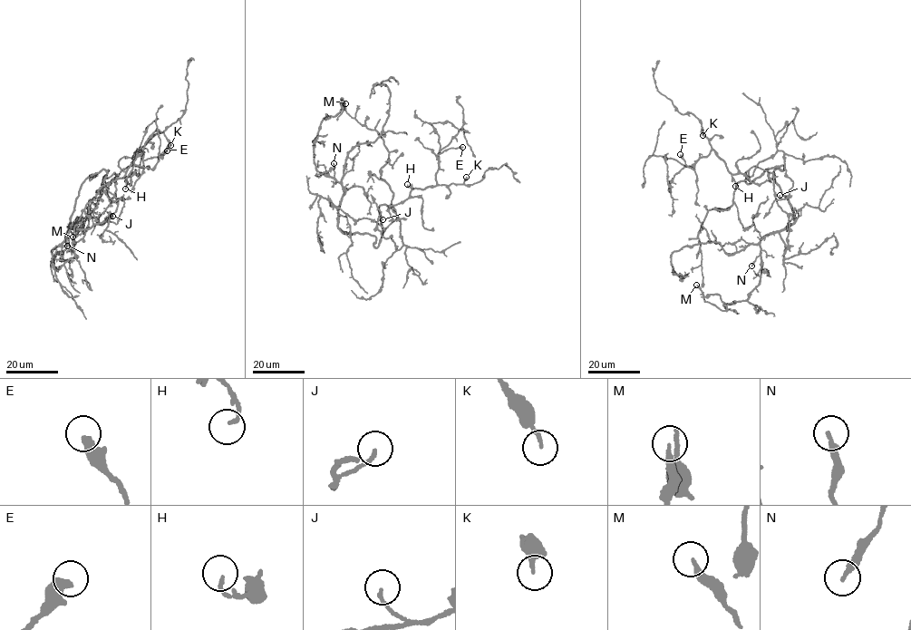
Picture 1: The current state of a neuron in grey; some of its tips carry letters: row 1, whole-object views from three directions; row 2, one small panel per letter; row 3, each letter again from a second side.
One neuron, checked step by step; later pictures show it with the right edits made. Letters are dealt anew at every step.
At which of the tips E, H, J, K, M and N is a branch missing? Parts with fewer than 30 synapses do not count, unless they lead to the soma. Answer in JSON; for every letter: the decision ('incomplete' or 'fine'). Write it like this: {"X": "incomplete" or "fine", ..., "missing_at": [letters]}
{"E": "fine", "H": "fine", "J": "fine", "K": "fine", "M": "fine", "N": "fine", "missing_at": []}

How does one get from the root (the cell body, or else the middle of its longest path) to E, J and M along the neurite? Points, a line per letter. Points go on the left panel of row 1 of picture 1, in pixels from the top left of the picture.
E: (88, 178), (103, 169), (104, 181), (115, 181), (124, 178), (140, 149), (143, 160), (167, 150)
J: (88, 178), (103, 169), (106, 178), (119, 174), (114, 179), (118, 206), (108, 219), (112, 216)
M: (88, 178), (76, 201), (68, 237), (52, 250), (54, 269), (77, 256), (72, 237)

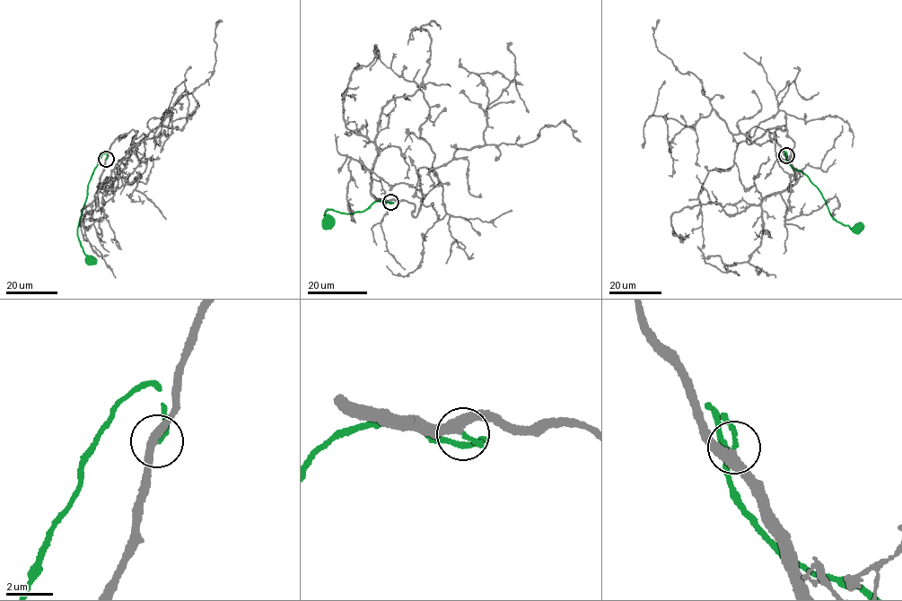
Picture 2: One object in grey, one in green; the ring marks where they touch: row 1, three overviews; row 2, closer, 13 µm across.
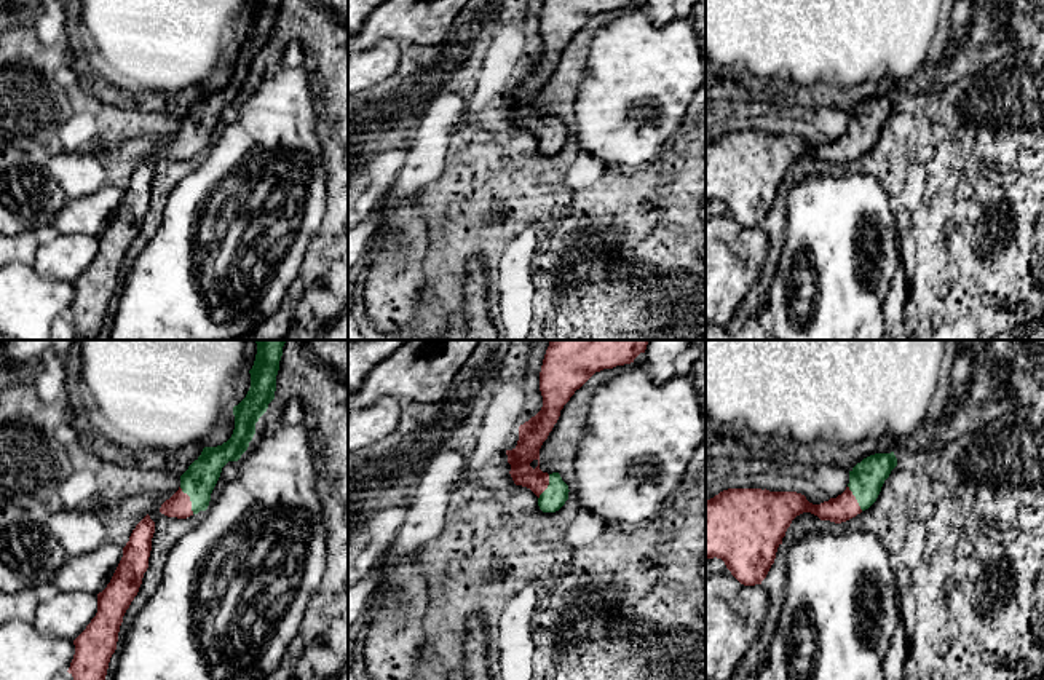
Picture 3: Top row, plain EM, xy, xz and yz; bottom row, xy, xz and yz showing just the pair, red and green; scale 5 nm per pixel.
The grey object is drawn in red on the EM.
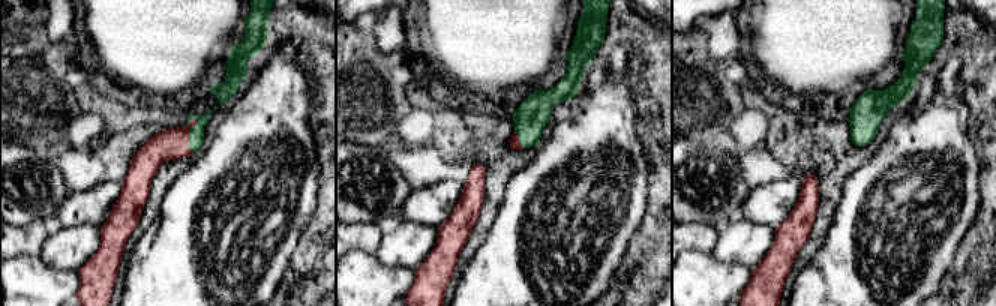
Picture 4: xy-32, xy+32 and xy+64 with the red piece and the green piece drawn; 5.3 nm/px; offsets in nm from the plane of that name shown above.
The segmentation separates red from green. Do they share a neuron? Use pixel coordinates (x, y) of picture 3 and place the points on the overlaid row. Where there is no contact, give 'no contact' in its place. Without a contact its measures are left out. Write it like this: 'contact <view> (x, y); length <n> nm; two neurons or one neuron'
contact xy (189, 500); length 150 nm; one neuron

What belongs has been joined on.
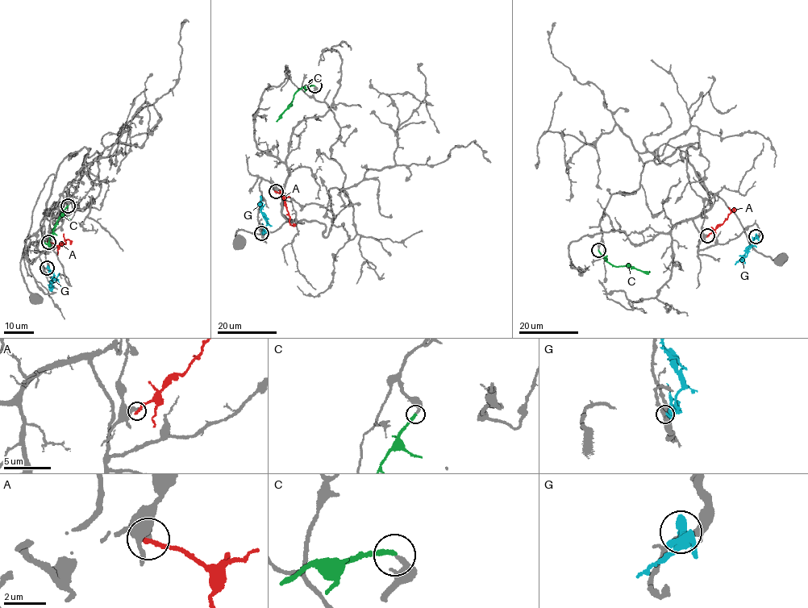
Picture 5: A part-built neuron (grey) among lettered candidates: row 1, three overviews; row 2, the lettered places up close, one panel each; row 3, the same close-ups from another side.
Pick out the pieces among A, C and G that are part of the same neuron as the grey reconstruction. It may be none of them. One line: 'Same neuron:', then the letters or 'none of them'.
Same neuron: C

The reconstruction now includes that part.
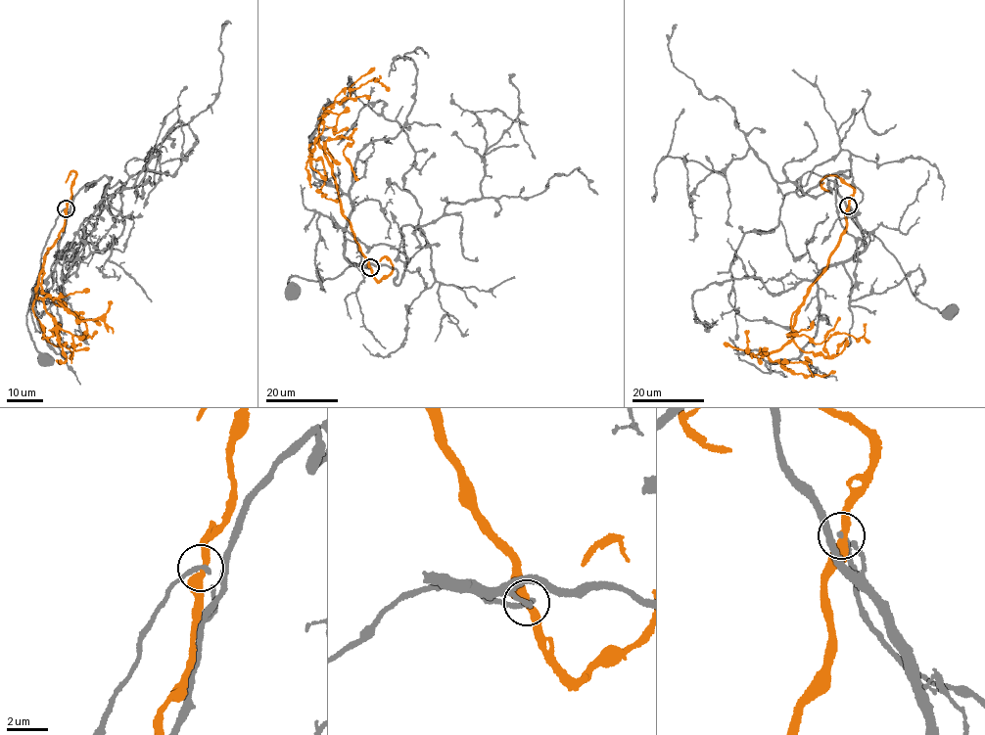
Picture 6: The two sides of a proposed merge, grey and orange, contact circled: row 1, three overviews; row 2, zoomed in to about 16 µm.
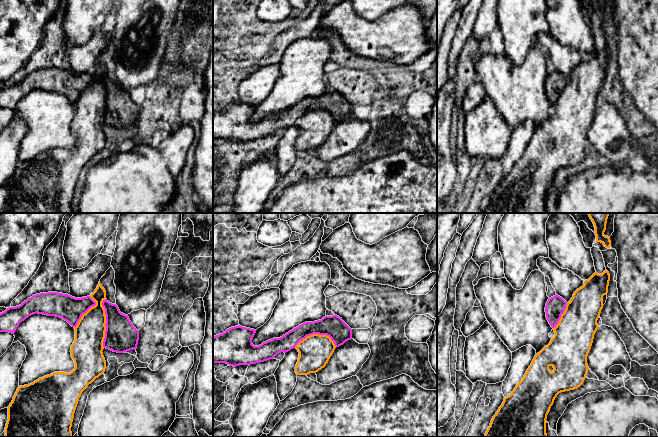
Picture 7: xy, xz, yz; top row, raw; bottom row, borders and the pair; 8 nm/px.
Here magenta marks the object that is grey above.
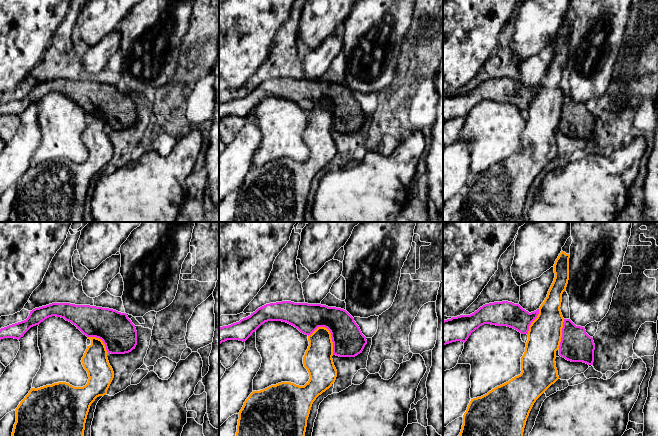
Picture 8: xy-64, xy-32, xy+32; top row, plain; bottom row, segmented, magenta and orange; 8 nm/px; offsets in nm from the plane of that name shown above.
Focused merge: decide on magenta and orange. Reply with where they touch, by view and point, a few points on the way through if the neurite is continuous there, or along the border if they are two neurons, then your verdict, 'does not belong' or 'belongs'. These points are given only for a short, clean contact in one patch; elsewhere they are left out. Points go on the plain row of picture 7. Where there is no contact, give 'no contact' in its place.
meets magenta in xy at (106, 99); does not belong

